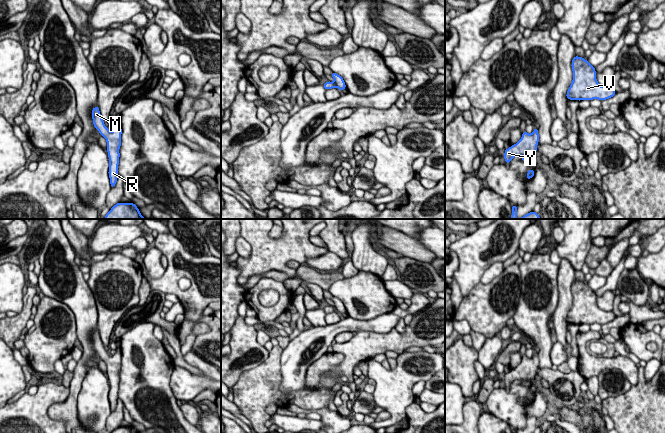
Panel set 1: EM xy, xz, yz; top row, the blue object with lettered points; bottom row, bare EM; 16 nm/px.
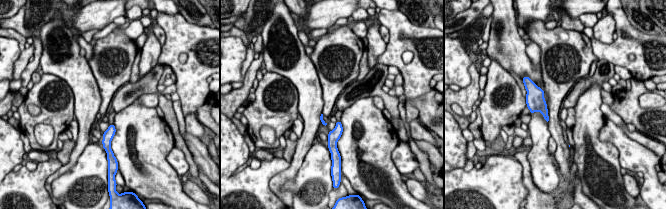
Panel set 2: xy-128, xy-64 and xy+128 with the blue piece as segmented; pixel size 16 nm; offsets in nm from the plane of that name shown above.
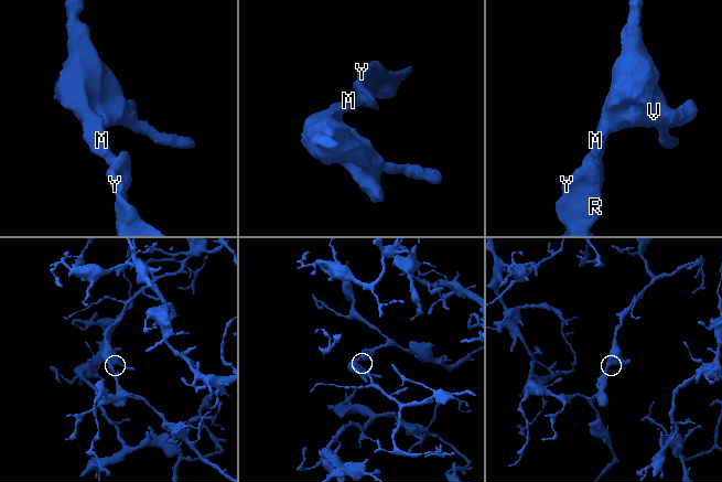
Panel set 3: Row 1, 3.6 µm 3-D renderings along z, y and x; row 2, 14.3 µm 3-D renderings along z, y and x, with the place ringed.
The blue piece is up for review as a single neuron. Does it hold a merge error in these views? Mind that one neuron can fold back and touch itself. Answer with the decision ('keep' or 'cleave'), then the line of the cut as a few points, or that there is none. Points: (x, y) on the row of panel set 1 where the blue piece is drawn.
keep; no cut

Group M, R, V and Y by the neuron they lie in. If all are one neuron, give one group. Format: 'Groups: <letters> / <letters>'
Groups: M R V Y

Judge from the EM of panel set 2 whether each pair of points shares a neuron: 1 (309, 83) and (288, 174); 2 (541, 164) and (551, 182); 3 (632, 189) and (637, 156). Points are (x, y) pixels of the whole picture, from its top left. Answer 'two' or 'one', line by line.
1: one
2: one
3: two

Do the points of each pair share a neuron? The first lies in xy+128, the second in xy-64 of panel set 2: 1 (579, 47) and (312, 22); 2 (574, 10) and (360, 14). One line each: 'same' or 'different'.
1: different
2: different

